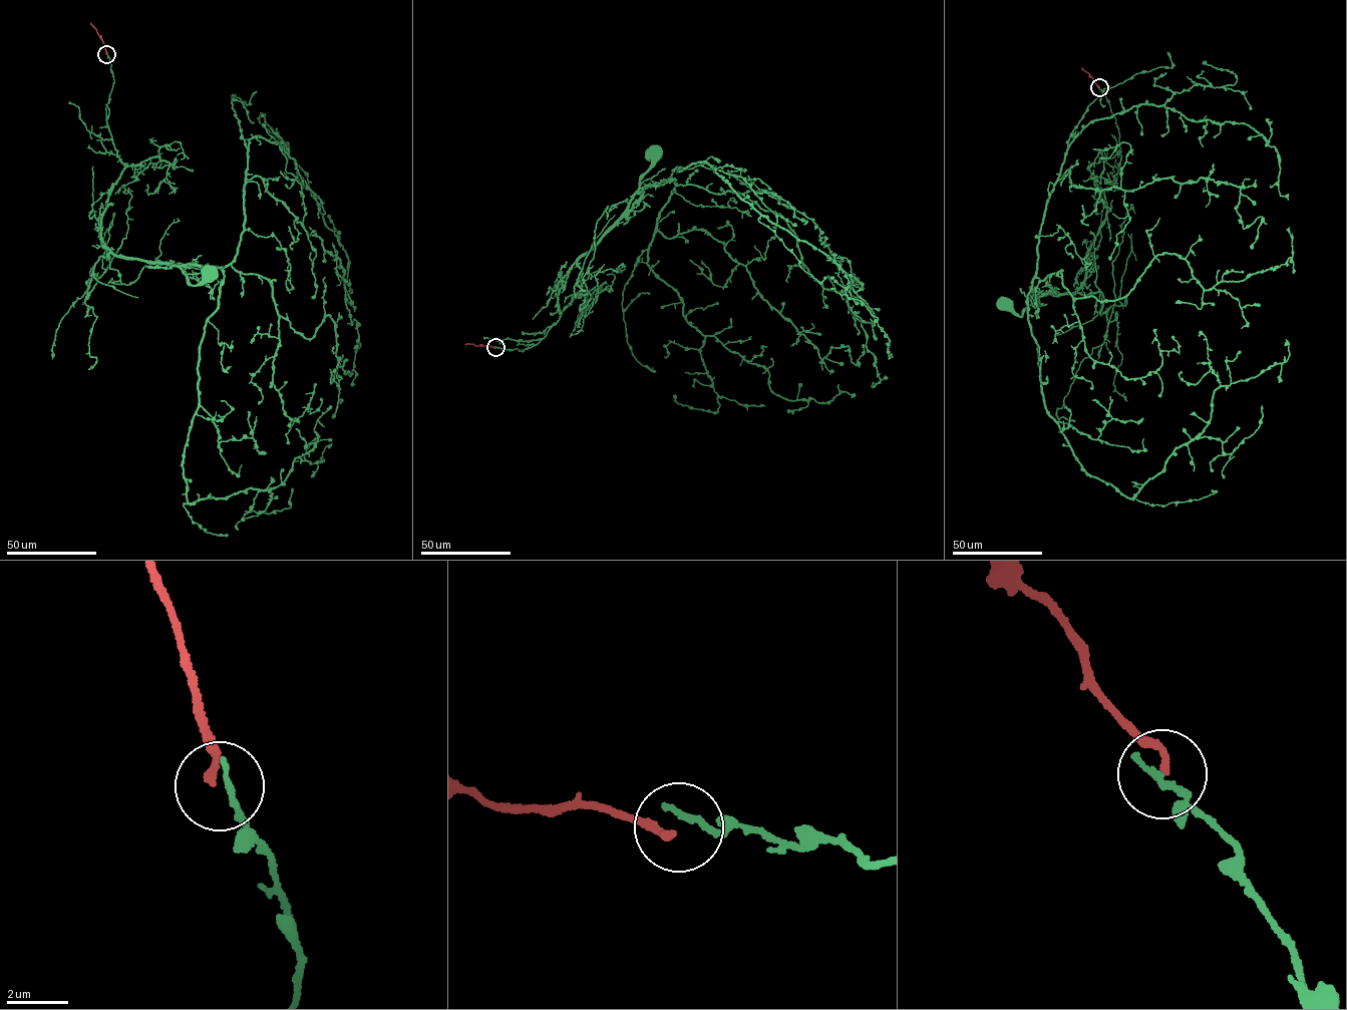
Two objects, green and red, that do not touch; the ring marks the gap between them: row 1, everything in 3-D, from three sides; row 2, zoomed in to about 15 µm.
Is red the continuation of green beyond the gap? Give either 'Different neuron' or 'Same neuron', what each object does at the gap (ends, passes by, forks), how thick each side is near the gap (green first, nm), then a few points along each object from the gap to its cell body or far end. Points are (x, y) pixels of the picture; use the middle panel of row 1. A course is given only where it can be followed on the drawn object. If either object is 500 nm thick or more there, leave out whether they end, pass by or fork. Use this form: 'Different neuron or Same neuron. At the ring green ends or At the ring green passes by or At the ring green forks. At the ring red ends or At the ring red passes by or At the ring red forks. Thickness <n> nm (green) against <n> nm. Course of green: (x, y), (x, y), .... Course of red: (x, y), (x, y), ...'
Different neuron. At the ring green ends. At the ring red ends. Thickness 280 nm (green) against 220 nm. Course of green: (495, 347), (523, 351), (546, 336), (562, 312), (558, 284), (620, 217), (648, 171), (652, 153). Course of red: (495, 348), (464, 344)

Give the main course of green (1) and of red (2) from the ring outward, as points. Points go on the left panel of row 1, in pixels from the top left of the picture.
1: (106, 54), (113, 80), (106, 122), (127, 165), (102, 216), (103, 246), (175, 265), (193, 285), (210, 270)
2: (106, 54), (101, 38), (90, 22)

